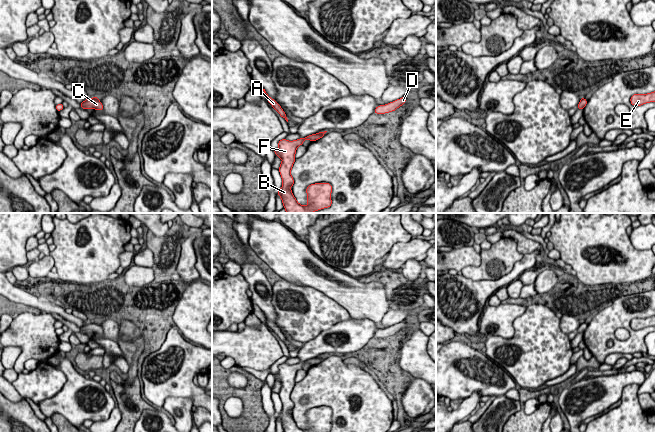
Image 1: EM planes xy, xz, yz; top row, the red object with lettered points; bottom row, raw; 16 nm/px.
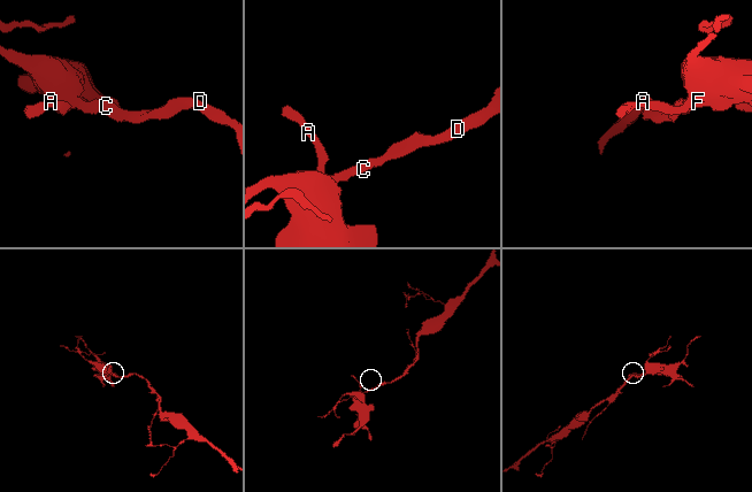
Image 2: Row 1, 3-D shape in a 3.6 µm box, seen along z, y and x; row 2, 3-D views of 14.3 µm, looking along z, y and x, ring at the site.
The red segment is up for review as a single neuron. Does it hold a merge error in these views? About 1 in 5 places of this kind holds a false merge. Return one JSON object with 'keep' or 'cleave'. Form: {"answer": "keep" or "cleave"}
{"answer": "keep"}

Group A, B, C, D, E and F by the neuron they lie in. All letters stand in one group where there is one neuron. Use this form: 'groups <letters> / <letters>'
groups A B C D E F

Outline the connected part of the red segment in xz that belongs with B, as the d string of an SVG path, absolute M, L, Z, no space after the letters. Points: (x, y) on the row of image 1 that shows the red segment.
M318 132L298 140L288 141L282 139L278 142L279 147L274 151L281 159L281 165L278 169L283 181L282 188L277 190L278 195L282 199L286 213L313 213L320 209L329 208L332 204L331 192L332 186L329 183L315 183L306 188L308 204L303 206L297 202L292 190L294 179L291 176L291 169L295 162L295 153L298 146L308 139L311 142L316 141L324 136L324 132Z

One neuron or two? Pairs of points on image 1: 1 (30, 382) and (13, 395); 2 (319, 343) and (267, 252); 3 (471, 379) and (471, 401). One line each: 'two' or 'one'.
1: two
2: two
3: two

